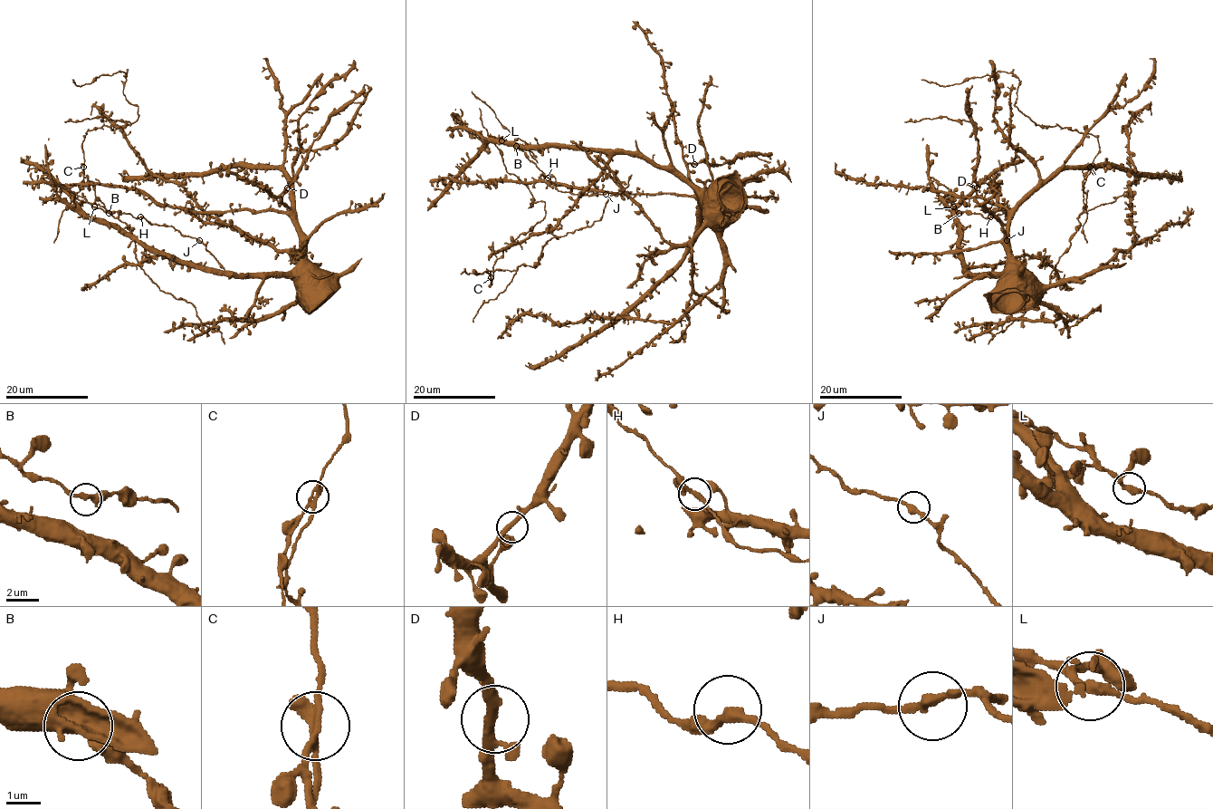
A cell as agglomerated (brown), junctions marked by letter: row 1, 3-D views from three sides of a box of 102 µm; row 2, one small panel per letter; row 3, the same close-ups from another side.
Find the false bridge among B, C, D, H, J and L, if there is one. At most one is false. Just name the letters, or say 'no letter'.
C

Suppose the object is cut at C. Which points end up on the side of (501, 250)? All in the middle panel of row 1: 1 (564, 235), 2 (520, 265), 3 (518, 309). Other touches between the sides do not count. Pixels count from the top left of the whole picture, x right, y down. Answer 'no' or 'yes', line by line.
1: no
2: no
3: yes

